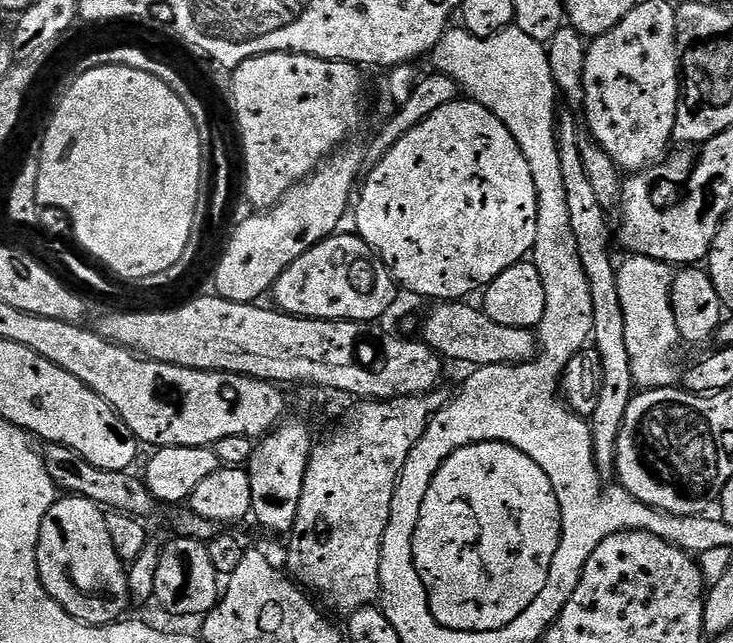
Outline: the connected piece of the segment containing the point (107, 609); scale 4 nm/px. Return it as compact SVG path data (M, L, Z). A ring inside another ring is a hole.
M64 494L54 506L50 506L38 538L38 574L46 594L50 594L50 598L54 598L54 602L58 602L66 614L82 624L115 624L127 613L124 611L130 605L128 569L126 562L118 558L114 542L110 542L110 530L106 530L107 521L105 509L93 500L85 496Z

